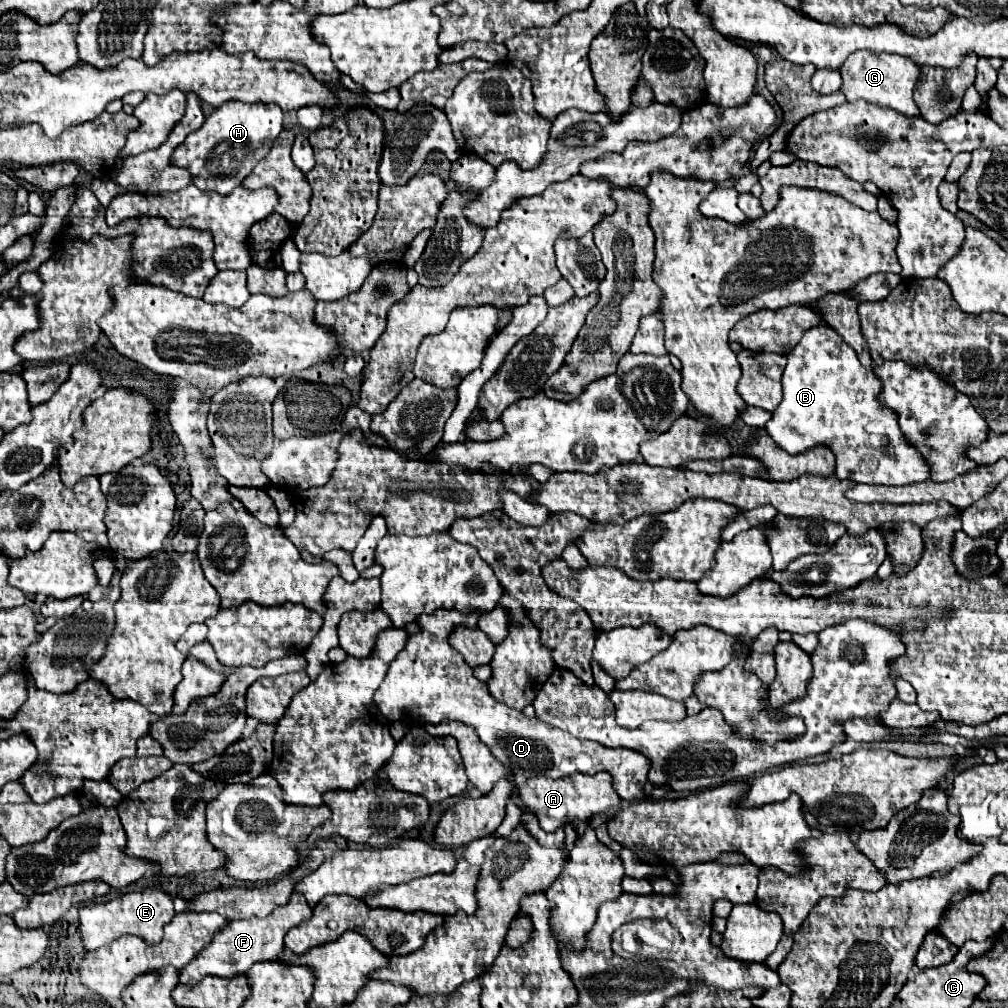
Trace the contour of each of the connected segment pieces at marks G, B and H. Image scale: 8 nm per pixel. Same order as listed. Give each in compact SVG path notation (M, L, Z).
M855 51L847 57L847 61L841 67L843 75L843 95L847 101L865 99L869 103L877 103L881 107L895 109L899 113L905 113L907 117L919 117L919 107L913 101L913 89L919 79L919 67L913 61L907 61L907 57L891 55L891 53L871 53L871 51Z
M815 325L801 337L799 345L787 355L787 367L783 371L783 401L775 409L765 429L775 439L775 443L791 455L803 453L817 445L833 449L837 457L835 475L839 479L895 487L927 481L927 461L923 461L923 457L919 457L919 453L915 453L911 445L907 445L907 439L903 437L903 433L899 433L895 413L891 413L887 405L879 405L879 401L875 401L879 389L881 385L879 377L875 377L875 371L859 363L857 353L837 335L837 331L833 331L829 325Z
M229 101L219 109L213 109L203 123L203 129L191 133L179 149L171 155L171 161L181 169L187 169L191 177L195 177L195 185L201 191L215 193L231 193L235 187L243 183L243 179L251 173L251 169L269 153L275 137L283 129L283 111L279 105L247 105L241 101Z

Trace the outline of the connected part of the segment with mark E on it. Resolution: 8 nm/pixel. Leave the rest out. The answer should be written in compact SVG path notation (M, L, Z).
M143 889L143 891L135 891L123 897L111 899L107 903L89 903L81 907L79 909L79 935L87 951L109 945L121 935L143 937L143 941L151 945L163 939L163 927L173 919L173 915L175 915L173 901L167 893L161 893L157 889Z

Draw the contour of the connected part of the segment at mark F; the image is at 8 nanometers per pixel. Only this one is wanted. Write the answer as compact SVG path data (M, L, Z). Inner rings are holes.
M293 893L287 905L273 909L273 913L265 919L251 917L241 921L229 921L227 929L219 929L219 933L215 933L215 937L211 939L211 945L203 949L203 953L197 953L195 961L187 963L179 971L179 983L195 983L207 975L231 979L237 975L247 975L251 965L257 961L275 961L275 957L283 951L283 937L287 935L287 931L309 917L311 907L307 905L305 897L301 893Z

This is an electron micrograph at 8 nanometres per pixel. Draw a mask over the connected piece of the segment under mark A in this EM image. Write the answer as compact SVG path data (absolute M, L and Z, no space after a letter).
M609 773L595 775L571 775L563 779L547 779L547 777L531 777L519 787L521 801L533 809L541 827L547 833L553 833L557 827L573 821L587 821L591 815L613 809L621 803L619 795L613 789L613 779Z

